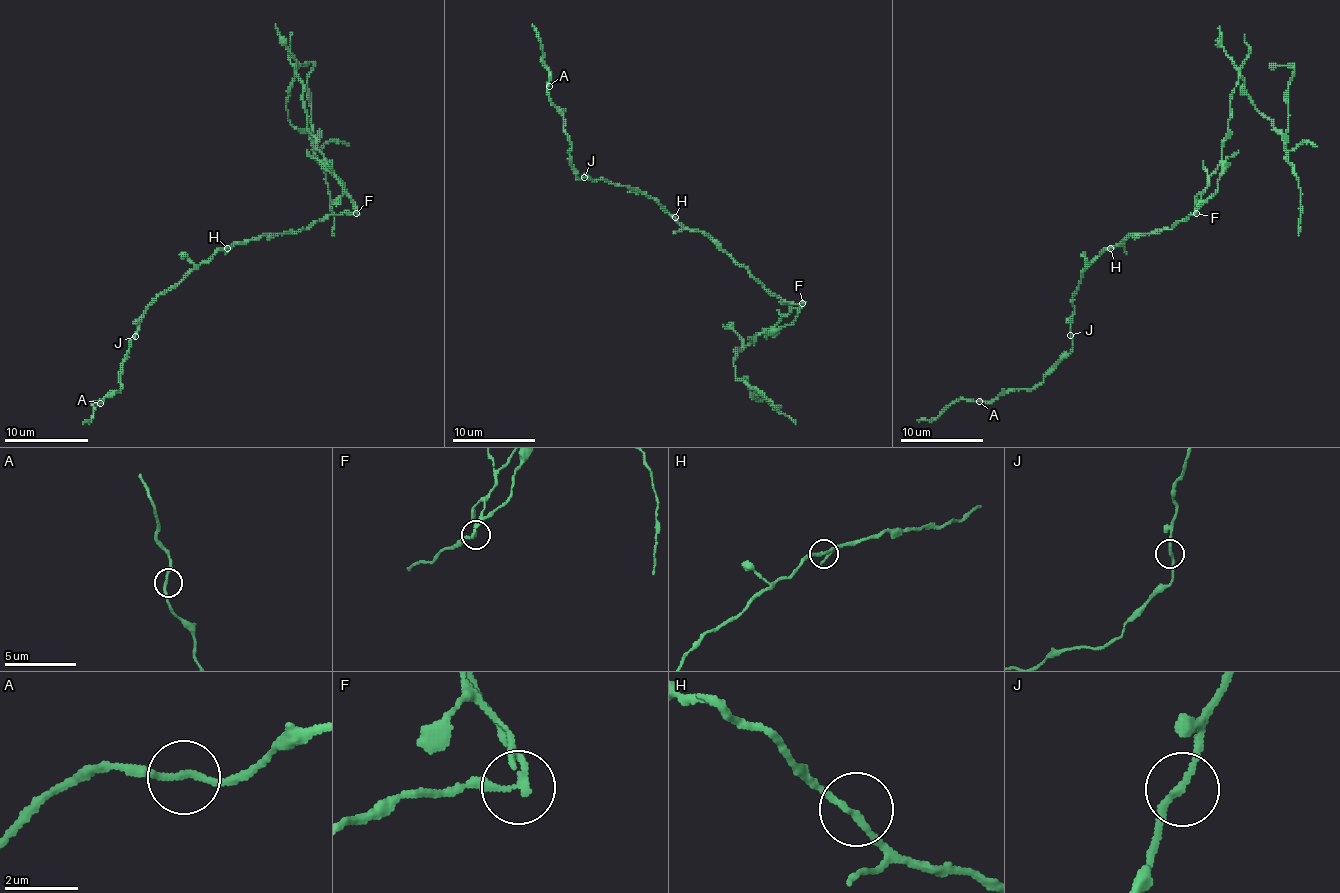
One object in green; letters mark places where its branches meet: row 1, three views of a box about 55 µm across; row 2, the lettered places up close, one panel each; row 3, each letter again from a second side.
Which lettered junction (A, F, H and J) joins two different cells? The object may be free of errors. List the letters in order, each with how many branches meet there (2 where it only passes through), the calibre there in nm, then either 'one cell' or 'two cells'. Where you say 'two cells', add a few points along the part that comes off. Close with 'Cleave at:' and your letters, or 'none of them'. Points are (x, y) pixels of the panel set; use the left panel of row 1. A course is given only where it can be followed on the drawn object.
A: branches 2; calibre 190 nm; one cell
F: branches 2; calibre 190 nm; two cells; course (355, 213), (307, 127), (303, 81), (296, 74), (286, 102), (288, 118), (309, 135), (326, 175), (334, 236)
H: branches 2; calibre 180 nm; one cell
J: branches 2; calibre 190 nm; one cell
Cleave at: F

